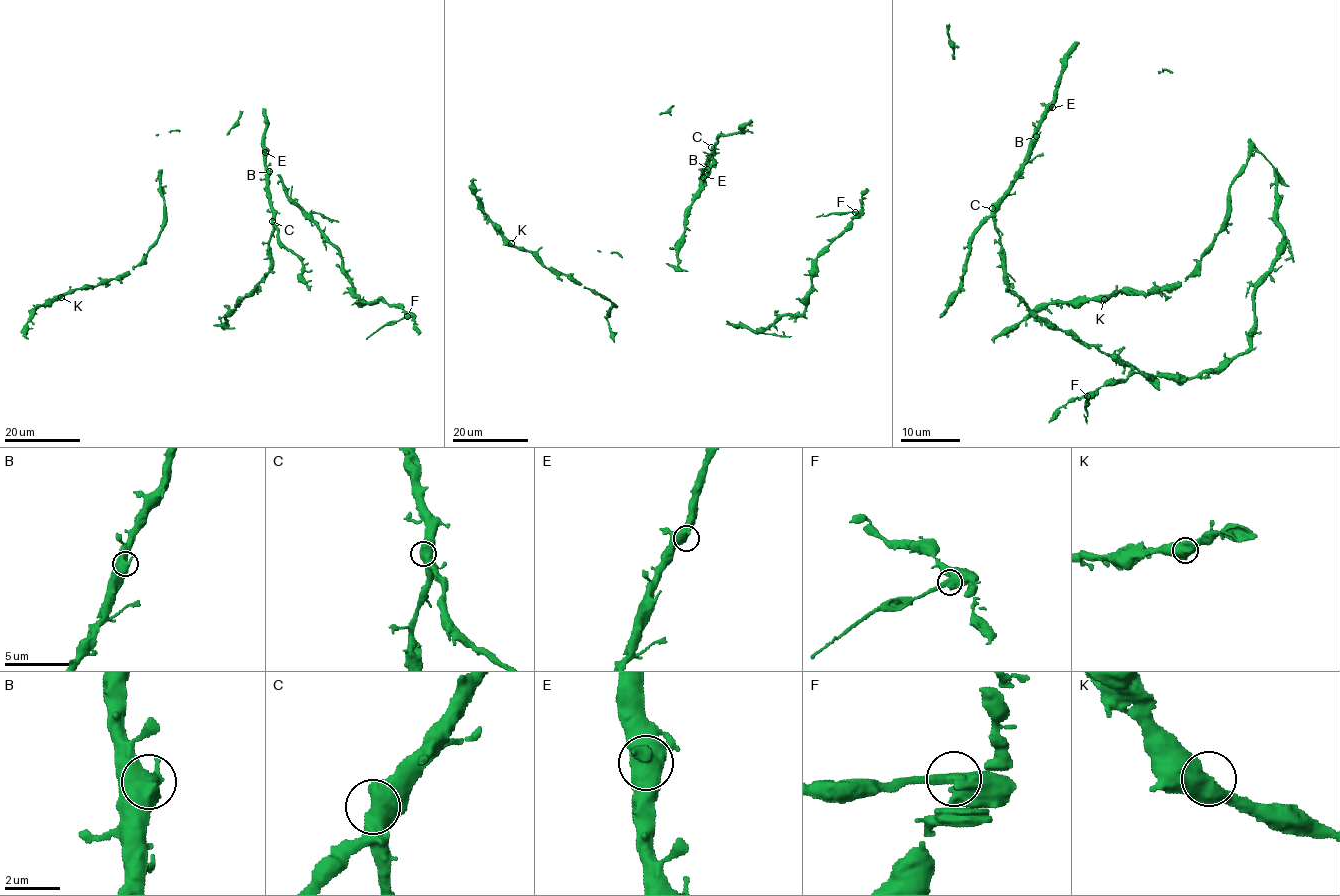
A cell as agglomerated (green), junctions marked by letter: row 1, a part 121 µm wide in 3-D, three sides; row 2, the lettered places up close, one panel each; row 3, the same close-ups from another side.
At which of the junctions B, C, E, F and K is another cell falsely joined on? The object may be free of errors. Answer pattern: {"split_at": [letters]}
{"split_at": ["F"]}

